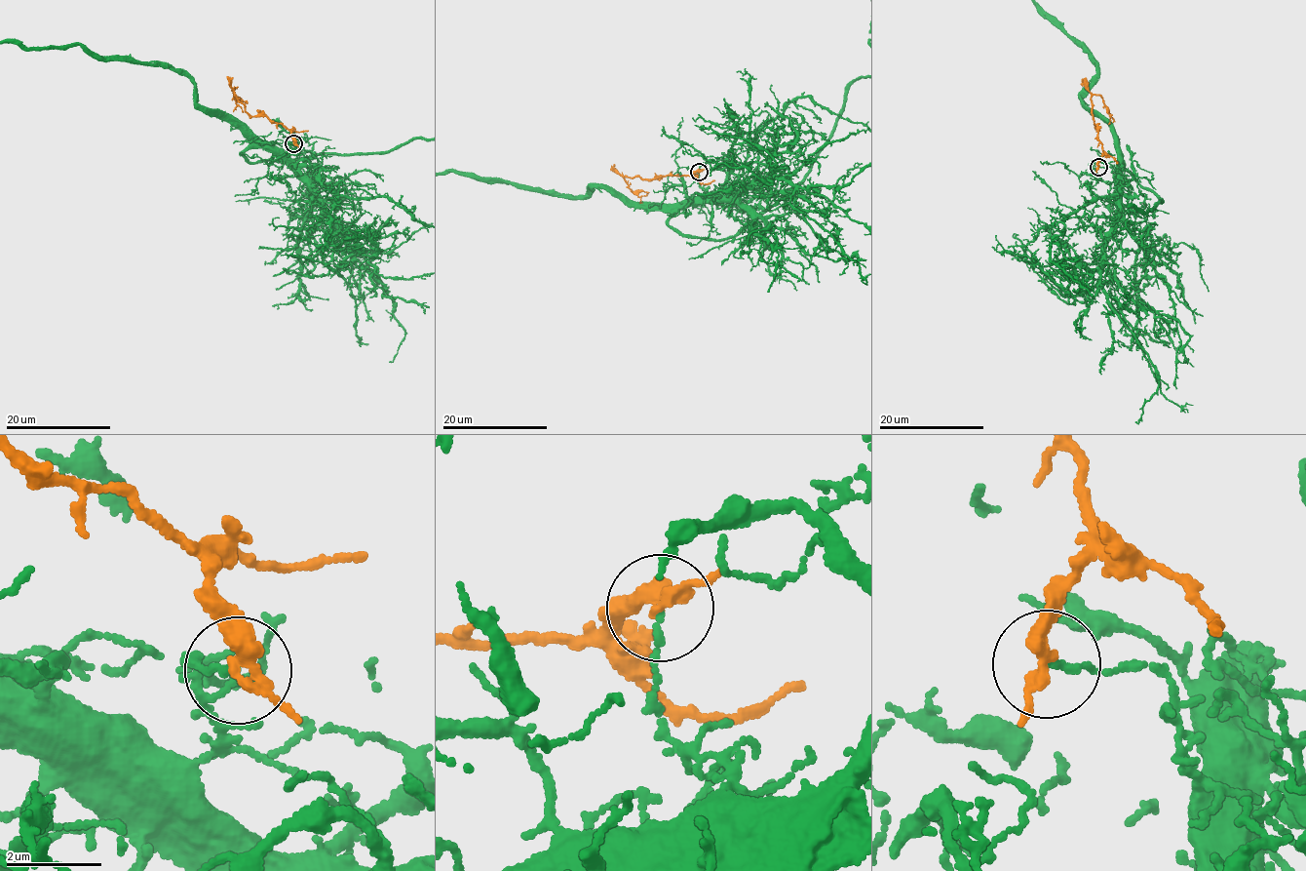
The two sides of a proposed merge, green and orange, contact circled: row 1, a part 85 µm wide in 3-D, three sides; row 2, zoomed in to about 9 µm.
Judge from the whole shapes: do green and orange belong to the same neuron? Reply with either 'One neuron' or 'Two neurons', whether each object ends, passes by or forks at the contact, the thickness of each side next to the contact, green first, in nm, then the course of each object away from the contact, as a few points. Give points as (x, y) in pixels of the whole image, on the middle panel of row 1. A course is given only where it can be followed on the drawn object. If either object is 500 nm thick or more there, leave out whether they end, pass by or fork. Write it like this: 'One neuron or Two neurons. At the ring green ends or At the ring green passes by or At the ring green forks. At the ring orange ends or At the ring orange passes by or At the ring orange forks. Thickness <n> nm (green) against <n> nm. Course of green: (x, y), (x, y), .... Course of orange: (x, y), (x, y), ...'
Two neurons. At the ring green ends. At the ring orange passes by. Thickness 140 nm (green) against 280 nm. Course of orange: (699, 173), (651, 178), (626, 177), (639, 203)

